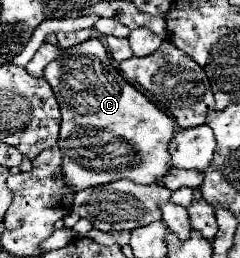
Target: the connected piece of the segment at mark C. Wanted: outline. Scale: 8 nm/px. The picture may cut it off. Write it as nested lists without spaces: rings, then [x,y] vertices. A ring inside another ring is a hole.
[[[89,38],[85,44],[63,48],[61,56],[45,66],[43,78],[51,84],[61,108],[59,148],[63,152],[63,176],[69,186],[85,190],[89,186],[101,186],[121,178],[129,178],[139,184],[161,182],[165,172],[171,168],[167,144],[173,138],[175,120],[165,116],[139,90],[123,80],[99,38]]]

